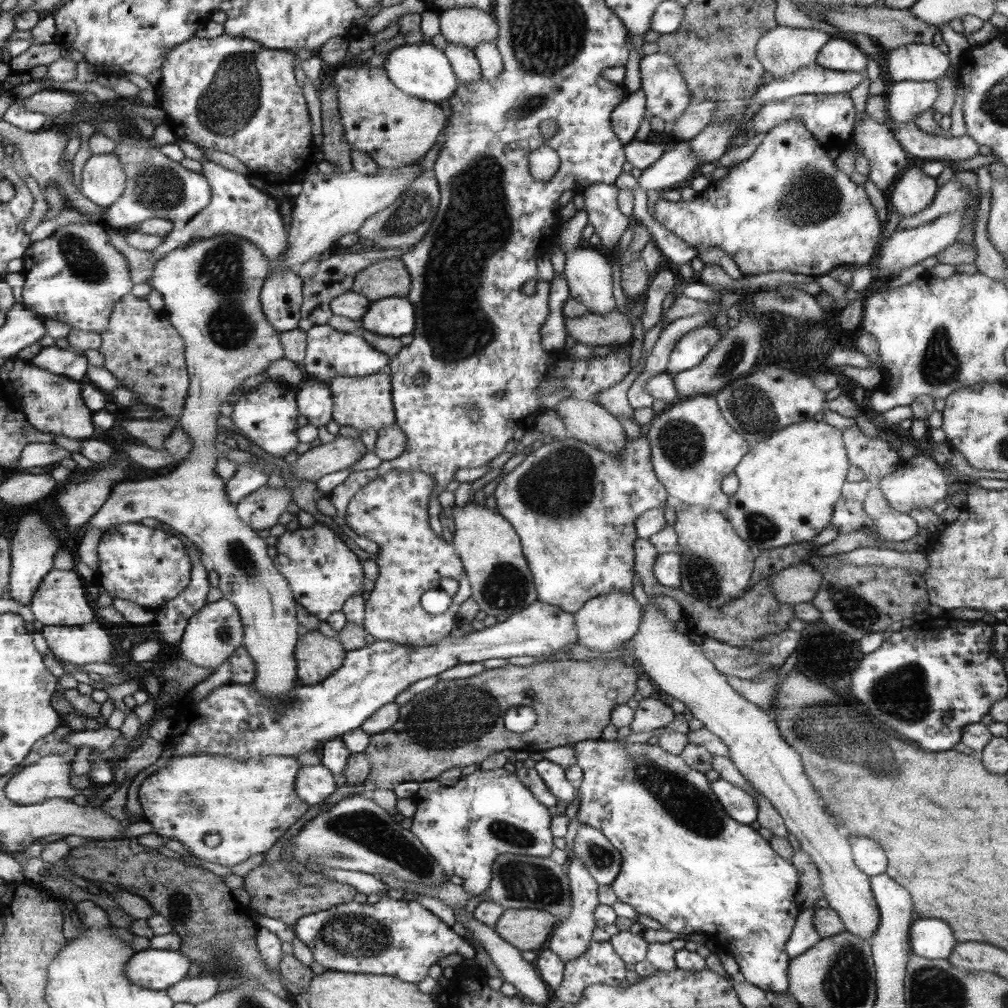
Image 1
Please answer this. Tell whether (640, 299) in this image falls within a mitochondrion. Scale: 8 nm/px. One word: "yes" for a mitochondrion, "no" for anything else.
no

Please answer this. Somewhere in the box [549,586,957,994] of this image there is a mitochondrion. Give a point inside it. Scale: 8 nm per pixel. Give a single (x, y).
(835, 742)

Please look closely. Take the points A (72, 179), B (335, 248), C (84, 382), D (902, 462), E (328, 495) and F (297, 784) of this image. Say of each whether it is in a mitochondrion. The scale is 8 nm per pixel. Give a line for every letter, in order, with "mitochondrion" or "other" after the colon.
A: other
B: other
C: other
D: other
E: other
F: other

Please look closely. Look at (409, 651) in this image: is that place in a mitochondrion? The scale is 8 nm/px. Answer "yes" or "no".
no

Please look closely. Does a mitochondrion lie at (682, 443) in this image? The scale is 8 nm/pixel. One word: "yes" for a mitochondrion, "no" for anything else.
yes

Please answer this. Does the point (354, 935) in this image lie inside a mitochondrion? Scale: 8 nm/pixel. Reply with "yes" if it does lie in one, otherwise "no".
yes

